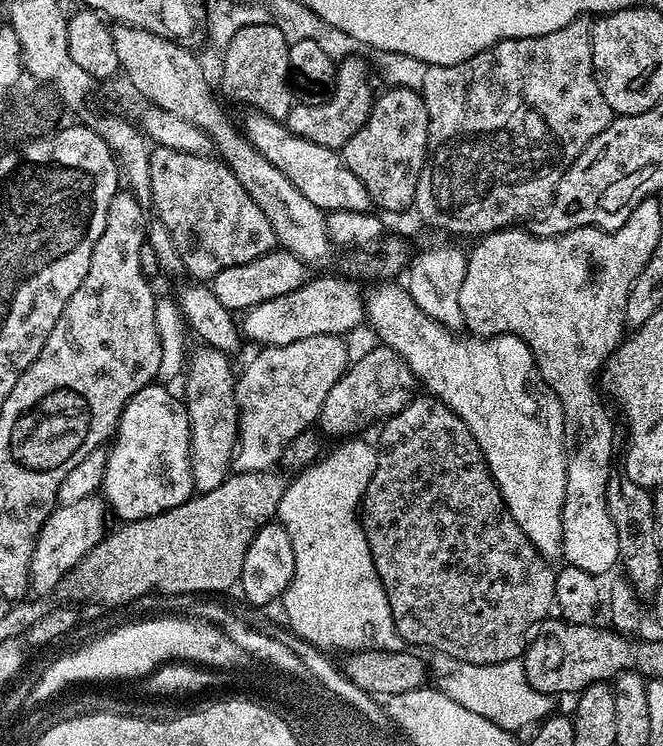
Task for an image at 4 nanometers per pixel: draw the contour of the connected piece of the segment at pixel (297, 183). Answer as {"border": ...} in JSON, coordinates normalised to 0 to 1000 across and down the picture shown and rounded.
{"border":[[[380,150],[365,165],[365,176],[391,204],[398,208],[474,276],[490,286],[504,283],[554,284],[563,277],[558,260],[546,244],[519,221],[517,208],[508,200],[480,196],[454,182],[443,182],[421,161],[409,161],[392,150]]]}

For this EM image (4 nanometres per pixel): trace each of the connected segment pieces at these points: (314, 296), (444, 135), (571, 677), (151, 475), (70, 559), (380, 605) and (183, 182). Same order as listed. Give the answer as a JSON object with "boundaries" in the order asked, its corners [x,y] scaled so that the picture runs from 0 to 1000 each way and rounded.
{"boundaries":[[[[477,371],[466,374],[449,389],[382,409],[363,428],[363,446],[373,457],[377,454],[389,458],[388,462],[413,464],[436,462],[456,453],[517,445],[540,416],[532,405],[538,391],[538,386],[522,375]]],[[[881,24],[867,27],[848,35],[848,40],[836,40],[830,46],[759,54],[730,70],[715,72],[707,80],[689,86],[647,86],[638,92],[640,103],[635,105],[633,113],[630,111],[630,122],[640,131],[646,154],[646,213],[640,216],[640,227],[630,239],[624,284],[629,284],[649,304],[667,304],[671,290],[676,294],[670,300],[673,310],[722,319],[738,311],[765,307],[789,290],[801,291],[816,275],[833,267],[833,259],[851,237],[851,229],[867,217],[872,206],[878,206],[884,194],[902,180],[908,180],[914,169],[920,169],[926,151],[914,131],[908,131],[908,121],[899,109],[899,95],[893,92],[893,32],[884,28]]],[[[828,828],[819,832],[811,842],[814,853],[798,859],[787,889],[795,903],[795,913],[805,925],[831,933],[842,930],[872,930],[887,922],[891,917],[922,913],[934,908],[941,899],[959,895],[959,871],[955,859],[947,859],[943,851],[920,843],[905,842],[902,836],[866,836],[843,828]]],[[[241,512],[222,515],[190,539],[172,580],[175,597],[161,602],[154,665],[161,680],[167,685],[170,681],[187,700],[262,684],[262,678],[275,678],[293,664],[284,550],[270,529],[247,520]]],[[[149,664],[131,665],[118,673],[90,676],[78,682],[63,710],[54,717],[54,731],[42,765],[42,782],[56,800],[66,802],[83,795],[94,773],[109,765],[121,749],[157,723],[157,686],[160,688],[160,676]]],[[[534,590],[460,627],[436,647],[422,669],[419,697],[431,716],[437,716],[437,727],[443,732],[443,775],[428,792],[425,811],[434,824],[434,836],[442,842],[439,846],[484,871],[519,869],[525,874],[541,874],[560,870],[570,858],[566,836],[572,831],[585,834],[591,830],[582,791],[561,752],[561,733],[552,727],[549,704],[540,690],[549,658],[552,651],[558,651],[566,629],[566,599],[549,590]]],[[[247,198],[247,220],[241,220],[241,236],[247,236],[247,263],[253,263],[253,312],[262,319],[262,330],[278,353],[278,365],[291,377],[318,378],[344,357],[365,357],[383,351],[395,340],[412,336],[419,323],[401,287],[371,260],[365,244],[351,233],[336,213],[318,214],[318,208],[284,206]]]]}

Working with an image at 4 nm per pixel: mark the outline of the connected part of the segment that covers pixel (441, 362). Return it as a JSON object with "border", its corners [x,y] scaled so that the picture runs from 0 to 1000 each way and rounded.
{"border":[[[585,378],[585,379],[581,379],[578,383],[567,383],[567,385],[573,385],[573,386],[564,387],[563,391],[558,393],[555,397],[555,429],[558,433],[561,433],[561,440],[564,444],[567,444],[569,453],[573,454],[569,457],[572,457],[572,460],[578,462],[578,465],[581,466],[593,466],[593,469],[599,472],[599,475],[605,480],[608,480],[608,483],[611,483],[611,485],[614,485],[614,488],[618,491],[618,496],[627,504],[629,511],[632,511],[632,513],[638,516],[638,519],[641,515],[641,517],[646,519],[641,521],[644,521],[644,524],[650,527],[650,529],[656,531],[659,536],[665,536],[668,542],[671,542],[673,544],[679,544],[679,550],[685,550],[685,555],[691,555],[691,560],[697,560],[697,566],[703,566],[703,571],[709,571],[709,582],[715,582],[715,587],[721,592],[721,598],[724,599],[724,602],[727,603],[727,609],[730,610],[730,618],[736,622],[736,627],[742,633],[742,639],[748,642],[748,649],[754,654],[754,661],[757,662],[757,668],[763,673],[763,678],[769,684],[769,689],[775,694],[775,700],[781,700],[781,705],[784,706],[784,709],[789,710],[789,713],[793,716],[796,721],[799,721],[802,731],[805,731],[808,736],[811,736],[813,740],[817,744],[821,744],[822,751],[828,753],[839,753],[839,749],[840,749],[843,752],[846,747],[849,747],[849,743],[851,743],[851,723],[848,721],[848,684],[851,682],[851,664],[854,662],[854,646],[857,645],[857,613],[854,610],[854,591],[851,587],[851,546],[845,542],[845,535],[839,532],[837,528],[834,528],[831,520],[825,517],[814,519],[816,521],[808,520],[808,515],[811,516],[808,489],[801,476],[793,475],[792,462],[789,460],[778,458],[778,460],[774,460],[775,464],[774,466],[771,466],[769,462],[754,461],[760,458],[750,458],[747,454],[742,454],[742,453],[719,453],[710,448],[706,448],[706,449],[689,448],[686,444],[683,444],[683,441],[667,438],[667,436],[662,434],[661,432],[655,432],[655,426],[649,426],[644,421],[641,421],[641,418],[637,417],[632,413],[632,410],[627,409],[627,406],[624,405],[624,399],[618,399],[618,394],[615,393],[614,385],[603,382],[603,386],[602,386],[602,383],[597,382],[597,378]]]}

